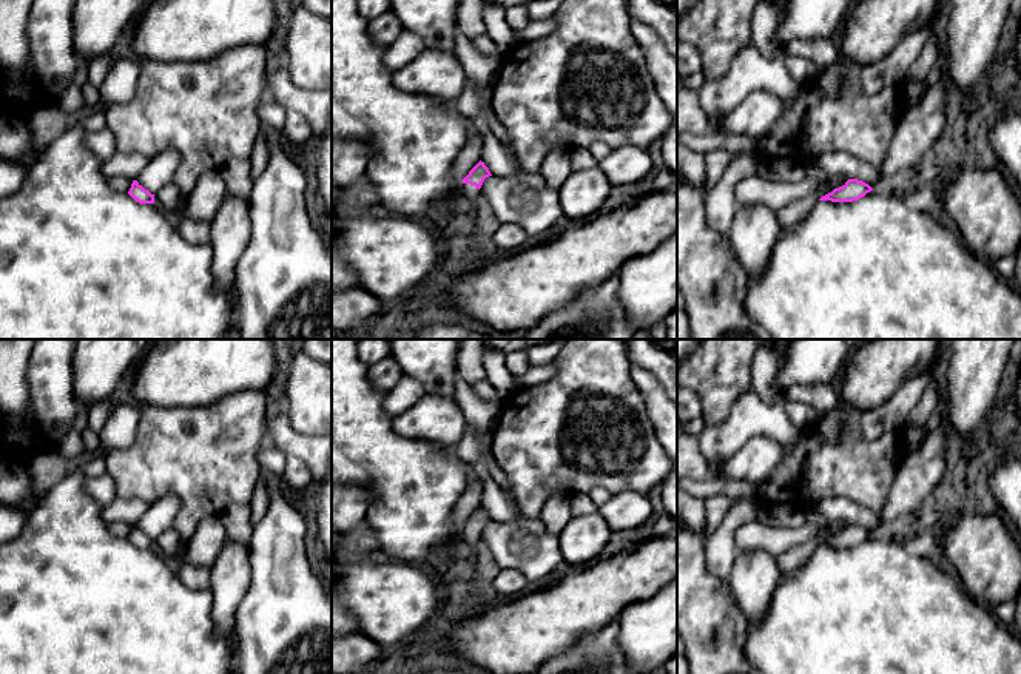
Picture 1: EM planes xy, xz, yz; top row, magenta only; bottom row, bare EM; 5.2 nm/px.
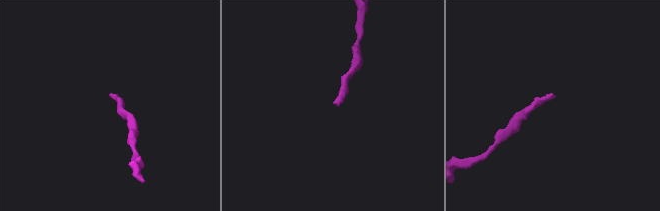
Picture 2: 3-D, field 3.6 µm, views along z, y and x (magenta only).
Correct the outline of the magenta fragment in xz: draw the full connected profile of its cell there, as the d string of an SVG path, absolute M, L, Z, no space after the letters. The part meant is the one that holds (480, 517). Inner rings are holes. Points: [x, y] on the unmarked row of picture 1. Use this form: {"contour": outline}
{"contour": "M478 507L469 520L461 526L461 540L463 540L463 549L467 557L477 557L480 551L483 551L483 543L480 538L480 534L486 523L492 521L489 514L484 511L484 507Z"}

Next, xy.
{"contour": "M133 526L128 540L139 549L154 549L154 540L145 535L137 526Z"}

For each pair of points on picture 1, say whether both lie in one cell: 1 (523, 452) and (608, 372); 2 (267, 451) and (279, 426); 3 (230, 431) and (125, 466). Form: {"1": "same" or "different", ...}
{"1": "same", "2": "different", "3": "same"}

